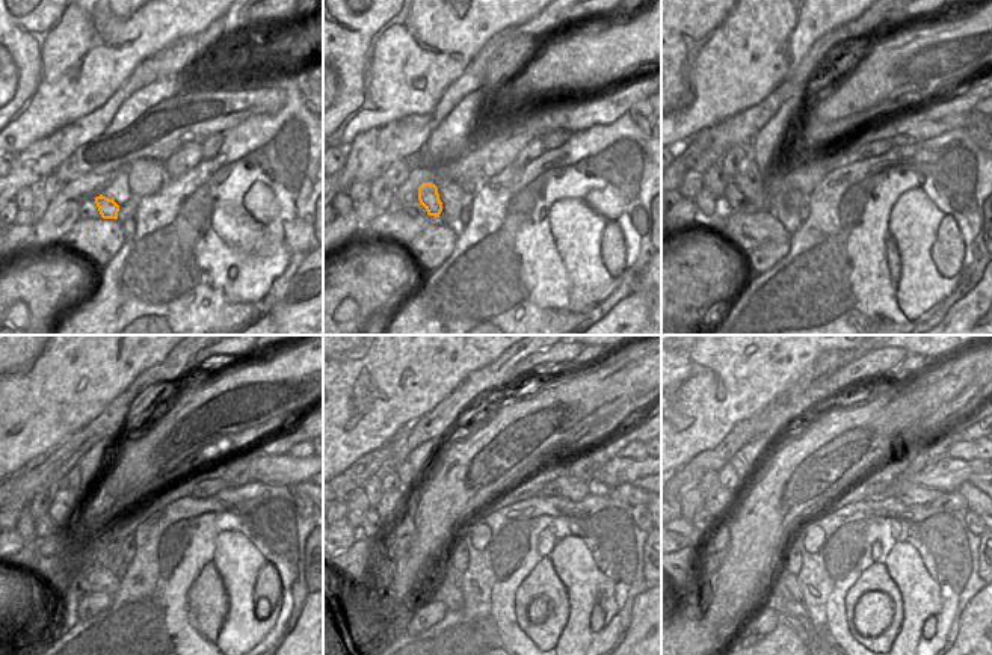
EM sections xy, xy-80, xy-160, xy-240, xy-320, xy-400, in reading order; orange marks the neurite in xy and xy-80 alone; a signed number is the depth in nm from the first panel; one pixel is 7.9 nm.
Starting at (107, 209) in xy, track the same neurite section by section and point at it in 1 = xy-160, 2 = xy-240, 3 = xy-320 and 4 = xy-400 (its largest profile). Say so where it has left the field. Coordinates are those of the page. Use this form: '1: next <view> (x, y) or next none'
1: next xy-160 (751, 181)
2: next xy-240 (65, 507)
3: next xy-320 (391, 501)
4: next xy-400 (717, 503)

